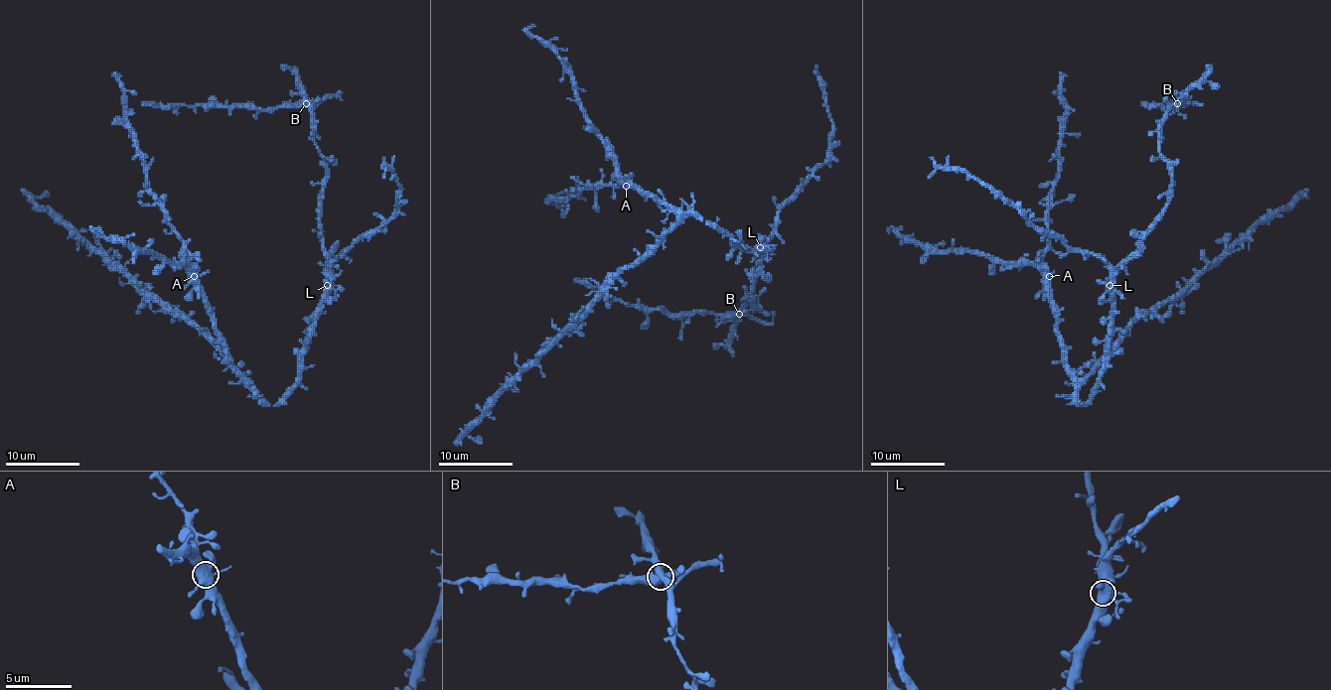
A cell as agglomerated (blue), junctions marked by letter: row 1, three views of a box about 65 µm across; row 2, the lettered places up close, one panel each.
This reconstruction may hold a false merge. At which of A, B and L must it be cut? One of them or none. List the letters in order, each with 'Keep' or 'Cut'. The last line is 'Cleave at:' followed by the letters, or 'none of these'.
A: Keep
B: Cut
L: Keep
Cleave at: B

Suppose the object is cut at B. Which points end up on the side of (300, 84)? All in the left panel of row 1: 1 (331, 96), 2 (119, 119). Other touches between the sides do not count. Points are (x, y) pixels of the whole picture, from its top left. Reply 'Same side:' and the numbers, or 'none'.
Same side: 2

